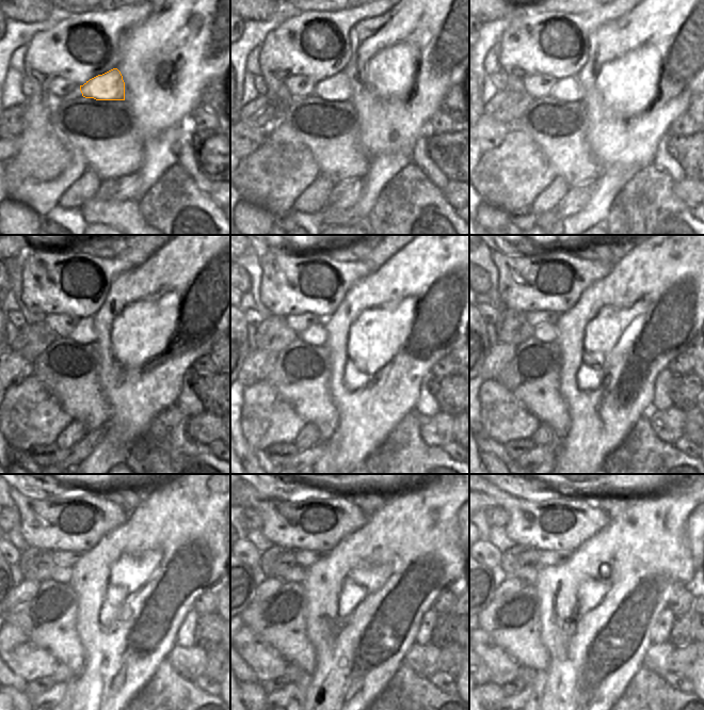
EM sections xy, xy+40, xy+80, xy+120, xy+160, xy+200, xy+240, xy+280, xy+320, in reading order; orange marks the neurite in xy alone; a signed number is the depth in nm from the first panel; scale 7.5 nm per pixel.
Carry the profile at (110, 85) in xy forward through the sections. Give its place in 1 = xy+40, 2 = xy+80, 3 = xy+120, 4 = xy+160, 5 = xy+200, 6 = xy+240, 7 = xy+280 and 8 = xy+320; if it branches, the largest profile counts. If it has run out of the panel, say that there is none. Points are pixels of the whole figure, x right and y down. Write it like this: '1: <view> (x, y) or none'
1: xy+40 (337, 88)
2: xy+80 (569, 90)
3: xy+120 (83, 332)
4: xy+160 (316, 334)
5: xy+200 (543, 332)
6: xy+240 (61, 574)
7: xy+280 (297, 573)
8: xy+320 (528, 574)

